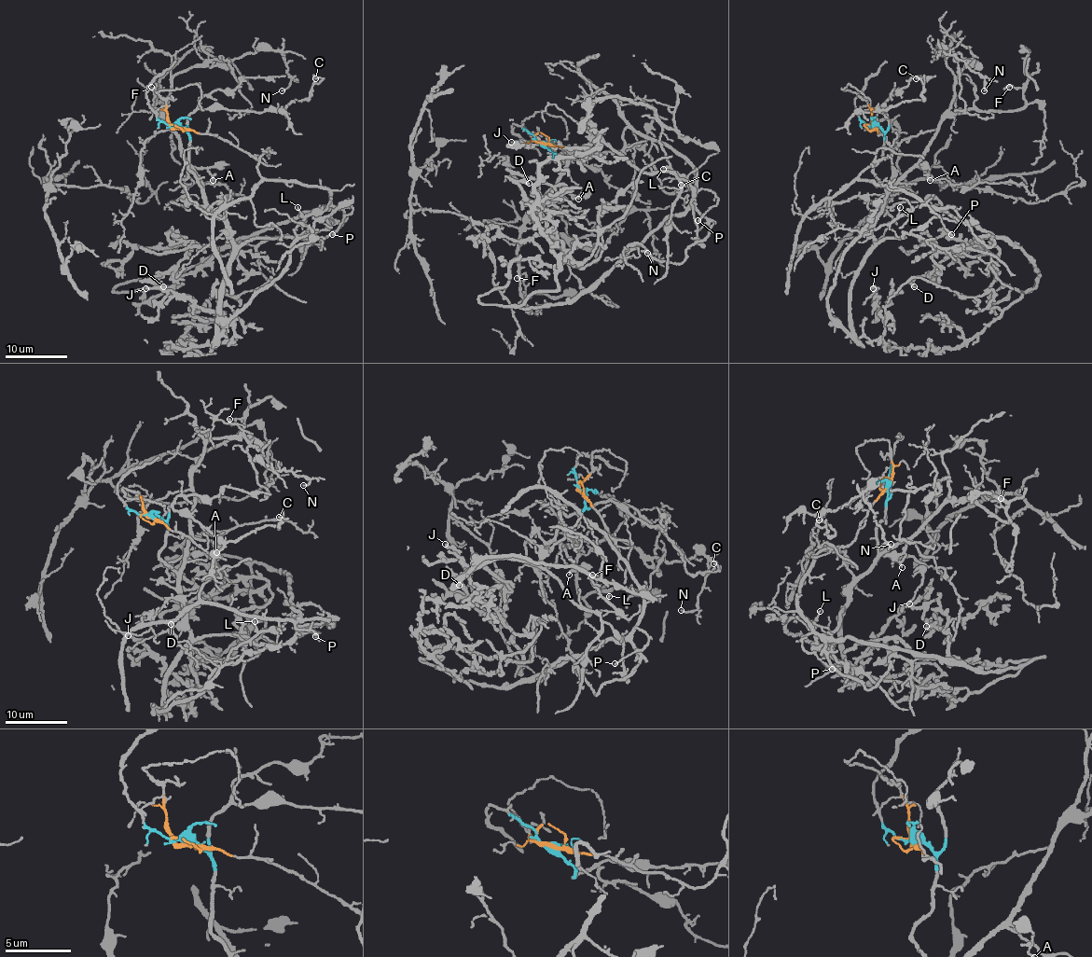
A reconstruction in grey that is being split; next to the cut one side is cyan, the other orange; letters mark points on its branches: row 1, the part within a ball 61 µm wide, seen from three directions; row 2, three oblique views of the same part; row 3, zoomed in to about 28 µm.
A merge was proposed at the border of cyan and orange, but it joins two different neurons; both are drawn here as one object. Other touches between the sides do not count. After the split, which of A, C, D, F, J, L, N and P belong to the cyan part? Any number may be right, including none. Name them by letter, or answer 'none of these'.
A, C, F, L, N

